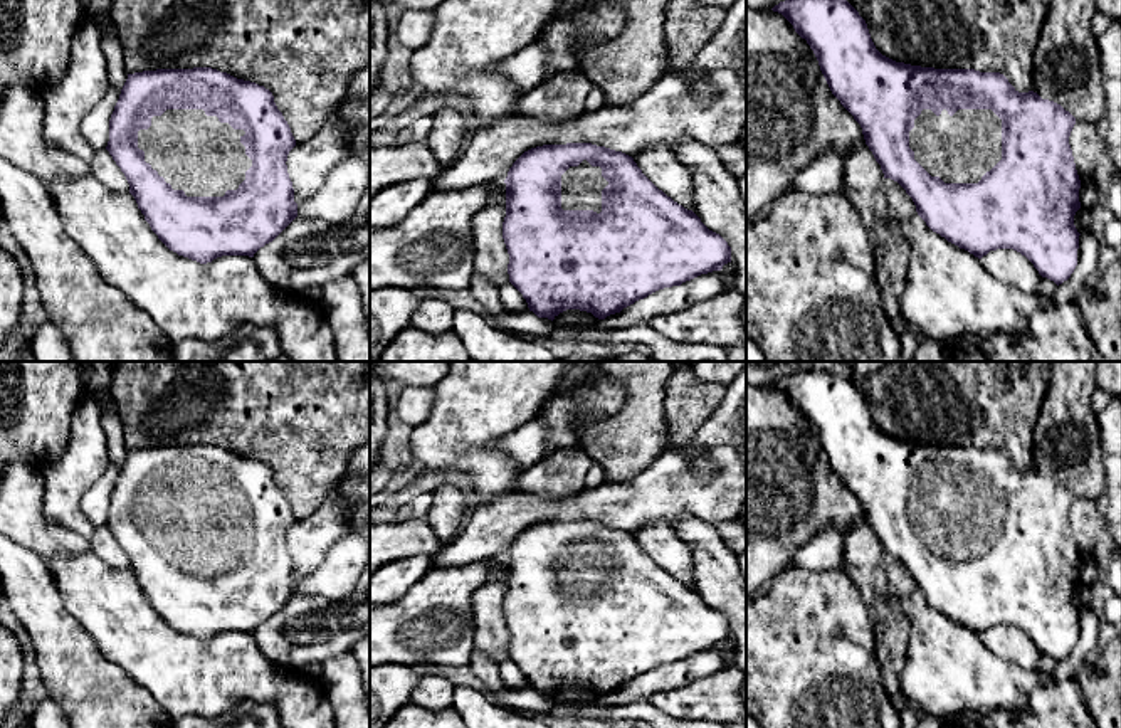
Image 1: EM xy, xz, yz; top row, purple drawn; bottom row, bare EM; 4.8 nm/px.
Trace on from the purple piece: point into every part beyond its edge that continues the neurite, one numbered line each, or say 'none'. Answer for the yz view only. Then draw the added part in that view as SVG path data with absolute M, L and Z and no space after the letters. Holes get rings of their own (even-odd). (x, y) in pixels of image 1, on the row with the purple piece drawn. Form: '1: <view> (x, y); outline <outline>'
1: yz (960, 148); outline M923 109L909 131L909 148L931 177L945 183L978 183L1002 160L1002 119L992 109L958 109L953 116L946 109L939 116Z

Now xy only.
1: xy (197, 153); outline M166 109L151 118L148 129L138 131L138 148L173 190L183 190L187 197L224 197L227 190L239 188L252 166L240 143L244 135L244 129L234 129L217 116L207 116L203 109Z

